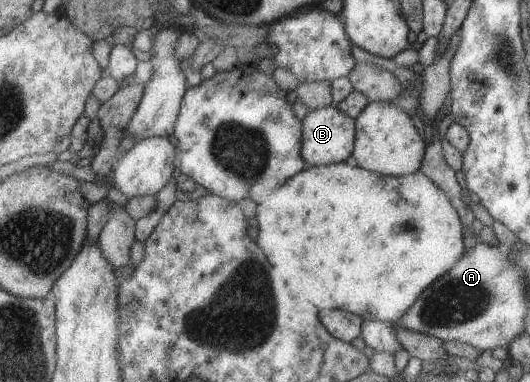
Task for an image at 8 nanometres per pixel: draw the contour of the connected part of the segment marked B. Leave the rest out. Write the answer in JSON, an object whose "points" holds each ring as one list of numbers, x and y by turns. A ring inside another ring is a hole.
{"points":[[330,104,326,107,309,110,301,122,301,158,306,166,310,165,330,165,351,160,353,143,355,138,355,121]]}

